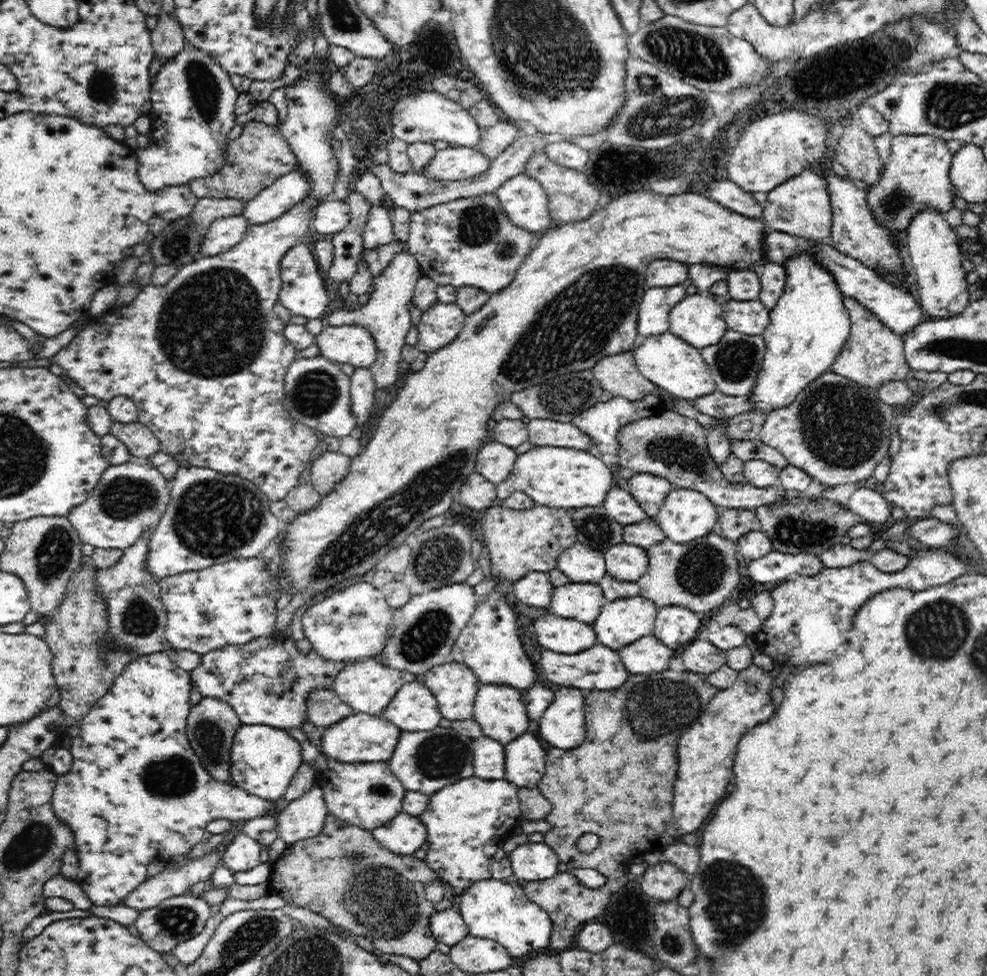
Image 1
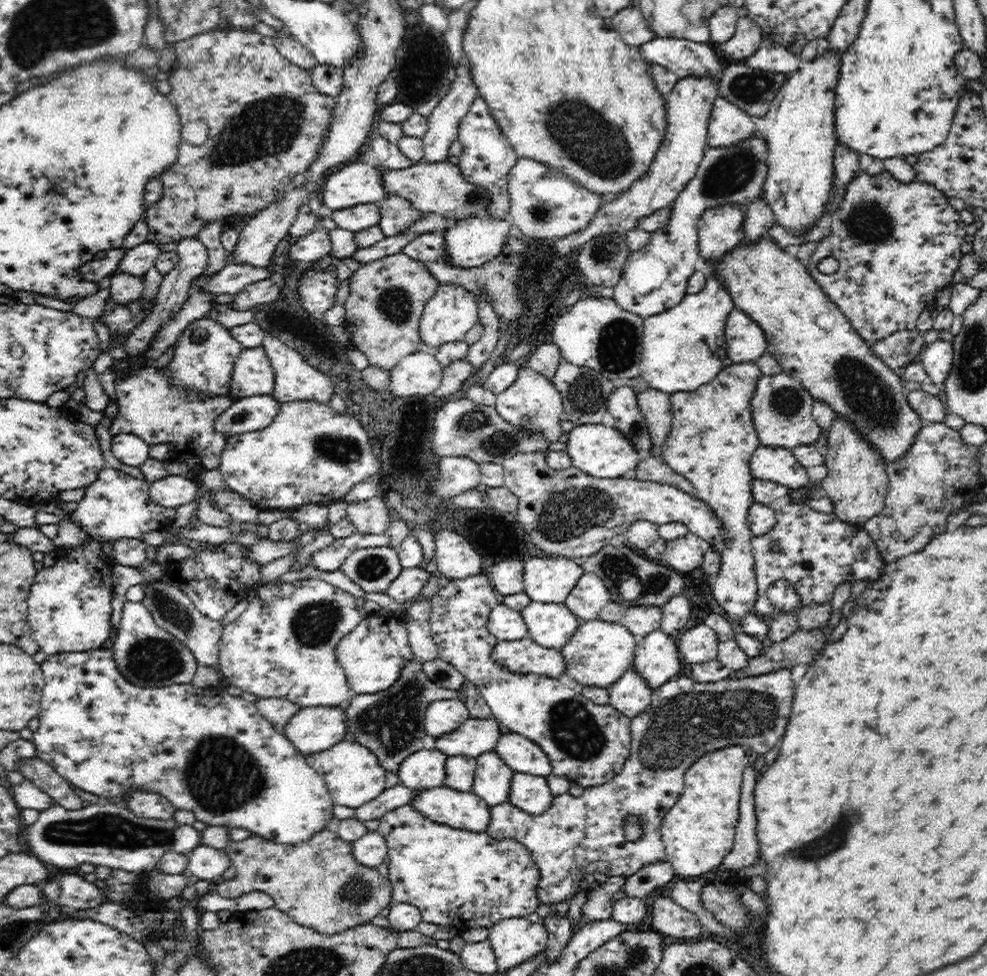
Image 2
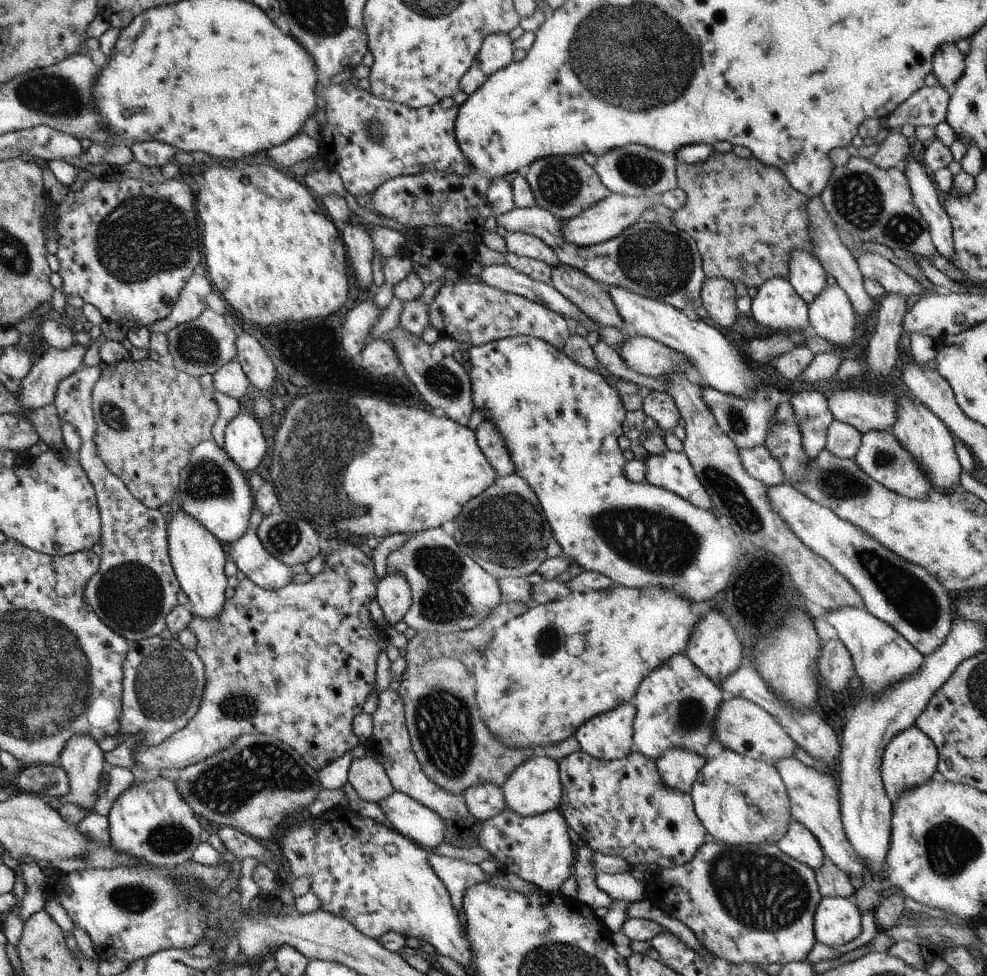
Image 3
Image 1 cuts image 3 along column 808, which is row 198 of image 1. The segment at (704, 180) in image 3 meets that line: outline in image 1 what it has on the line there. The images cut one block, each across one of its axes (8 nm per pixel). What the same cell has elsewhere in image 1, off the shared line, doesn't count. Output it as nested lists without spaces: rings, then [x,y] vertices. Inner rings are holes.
[[[250,121],[244,124],[238,138],[228,142],[224,148],[224,164],[214,176],[197,178],[188,186],[200,198],[220,198],[221,200],[242,200],[248,202],[273,186],[278,178],[292,172],[296,165],[296,155],[284,139],[279,127],[264,122]]]

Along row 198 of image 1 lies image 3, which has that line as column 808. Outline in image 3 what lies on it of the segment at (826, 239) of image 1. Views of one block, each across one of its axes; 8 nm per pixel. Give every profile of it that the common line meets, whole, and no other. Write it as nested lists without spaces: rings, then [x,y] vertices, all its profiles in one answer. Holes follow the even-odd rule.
[[[786,758],[786,759],[779,759],[778,761],[773,762],[774,768],[776,768],[776,772],[780,774],[780,778],[782,778],[782,782],[784,782],[784,786],[786,789],[786,794],[788,794],[788,802],[790,802],[790,812],[791,812],[791,819],[795,822],[798,822],[799,824],[804,824],[810,832],[812,832],[812,835],[818,840],[818,843],[820,844],[820,847],[822,848],[823,854],[825,857],[830,858],[842,872],[844,872],[848,877],[854,876],[854,878],[860,878],[865,879],[867,877],[868,872],[866,872],[866,875],[864,874],[864,866],[862,866],[862,862],[860,862],[860,858],[856,858],[856,852],[852,850],[852,846],[848,844],[848,838],[846,838],[846,834],[844,832],[844,828],[842,828],[842,816],[840,816],[840,796],[839,796],[839,790],[838,786],[836,786],[836,782],[834,782],[834,778],[832,776],[828,776],[828,774],[820,774],[818,770],[814,770],[814,768],[810,768],[810,766],[806,766],[806,764],[802,764],[800,760],[797,760],[795,758]]]

